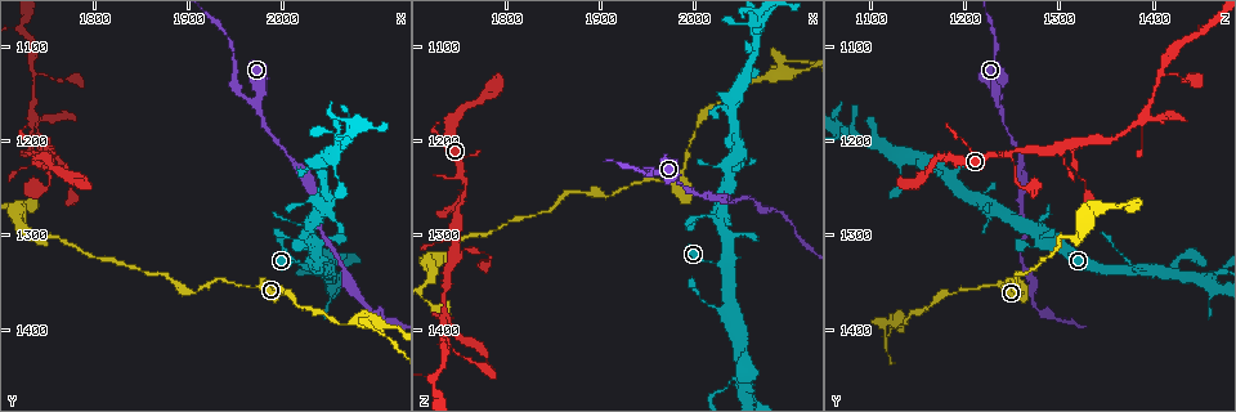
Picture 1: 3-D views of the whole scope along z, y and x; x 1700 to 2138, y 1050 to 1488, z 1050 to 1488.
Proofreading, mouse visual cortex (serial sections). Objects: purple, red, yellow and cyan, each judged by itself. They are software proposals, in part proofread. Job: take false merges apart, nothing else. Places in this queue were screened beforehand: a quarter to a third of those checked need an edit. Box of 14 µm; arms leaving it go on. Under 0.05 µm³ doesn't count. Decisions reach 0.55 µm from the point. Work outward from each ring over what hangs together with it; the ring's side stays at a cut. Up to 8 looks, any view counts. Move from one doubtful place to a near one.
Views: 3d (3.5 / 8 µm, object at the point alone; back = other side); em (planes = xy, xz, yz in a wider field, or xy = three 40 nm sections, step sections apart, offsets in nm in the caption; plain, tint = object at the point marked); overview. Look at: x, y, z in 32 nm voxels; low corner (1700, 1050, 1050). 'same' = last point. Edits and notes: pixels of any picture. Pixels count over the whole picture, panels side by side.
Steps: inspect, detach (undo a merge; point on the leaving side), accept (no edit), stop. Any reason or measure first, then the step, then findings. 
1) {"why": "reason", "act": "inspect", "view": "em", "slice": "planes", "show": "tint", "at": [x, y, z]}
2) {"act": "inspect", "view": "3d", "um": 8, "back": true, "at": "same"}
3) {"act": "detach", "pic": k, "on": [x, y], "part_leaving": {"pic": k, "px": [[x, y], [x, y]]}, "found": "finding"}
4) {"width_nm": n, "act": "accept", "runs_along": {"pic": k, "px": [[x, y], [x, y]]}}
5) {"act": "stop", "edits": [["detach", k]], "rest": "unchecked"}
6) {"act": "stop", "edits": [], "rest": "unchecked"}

{"why": "three arms meet", "act": "inspect", "view": "3d", "um": 3.5, "at": [2090, 1390, 1125]}

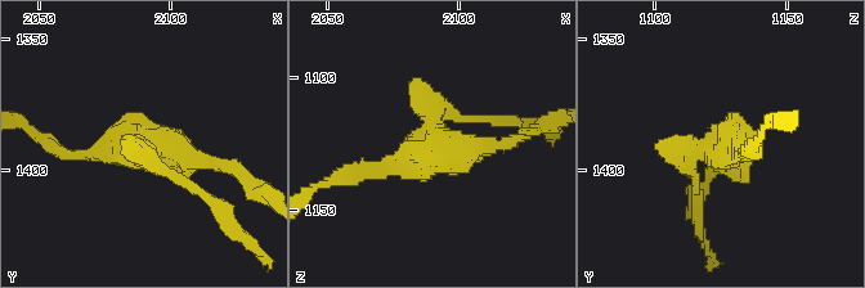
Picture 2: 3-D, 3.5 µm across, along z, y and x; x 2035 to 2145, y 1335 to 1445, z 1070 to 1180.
{"why": "need the tissue", "act": "inspect", "view": "em", "slice": "xy", "step": 5, "show": "tint", "at": [2089, 1393, 1128]}

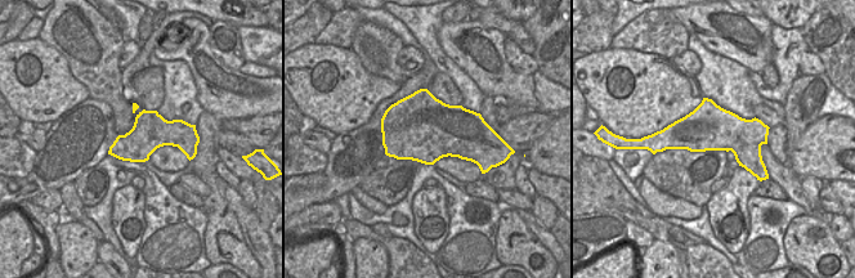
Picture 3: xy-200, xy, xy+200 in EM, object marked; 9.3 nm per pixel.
{"act": "detach", "pic": 2, "on": [479, 118], "part_leaving": {"pic": 2, "px": [[434, 118], [446, 109], [521, 122]]}, "found": "two cells meet here"}

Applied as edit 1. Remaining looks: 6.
{"why": "sharp bend", "act": "inspect", "view": "3d", "um": 3.5, "back": true, "at": [1965, 1155, 1230]}

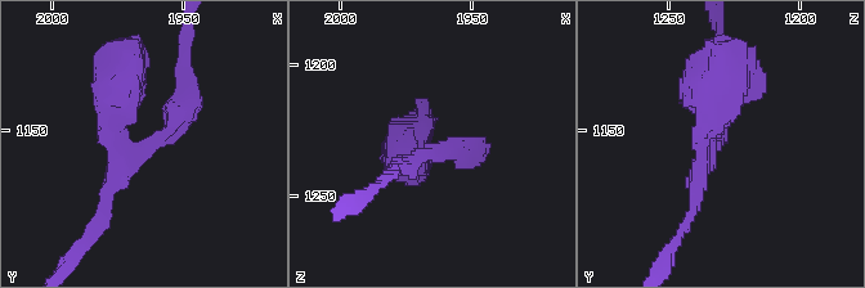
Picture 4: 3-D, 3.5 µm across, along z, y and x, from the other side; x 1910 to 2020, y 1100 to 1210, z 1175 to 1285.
{"arms": 3, "arm_widths_nm": [200, 300, 500], "why": "shape alone is not enough", "act": "inspect", "view": "em", "slice": "planes", "show": "tint", "at": [1969, 1156, 1233]}

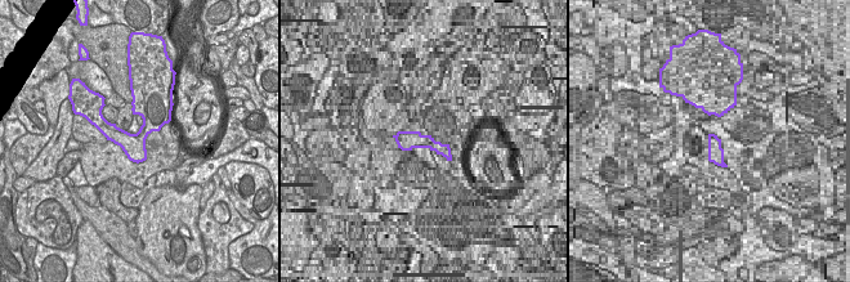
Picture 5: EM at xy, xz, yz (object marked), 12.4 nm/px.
{"act": "accept", "runs_along": {"pic": 4, "px": [[121, 71], [112, 130], [137, 149], [192, 94]]}, "found": "all the same cell"}

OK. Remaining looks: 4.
{"why": "three arms meet", "act": "inspect", "view": "3d", "um": 3.5, "at": [1755, 1215, 1245]}

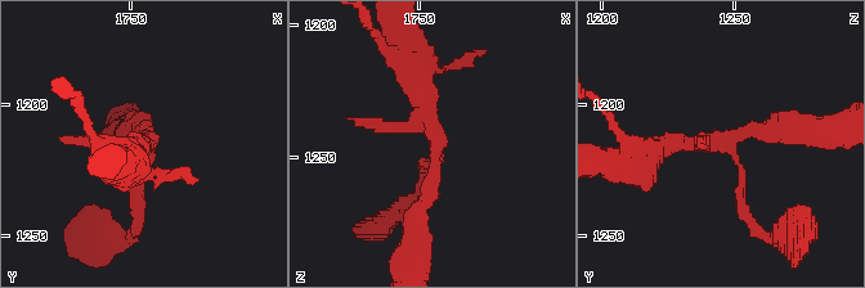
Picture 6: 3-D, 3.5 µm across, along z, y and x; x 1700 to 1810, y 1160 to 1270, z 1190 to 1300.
{"why": "shape alone is not enough", "act": "inspect", "view": "em", "slice": "xy", "step": 3, "show": "tint", "at": [1757, 1215, 1246]}

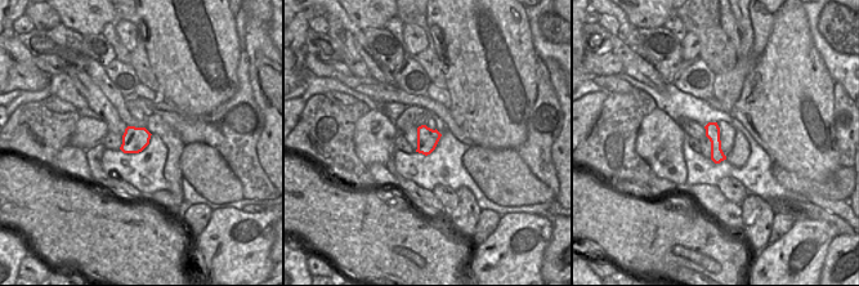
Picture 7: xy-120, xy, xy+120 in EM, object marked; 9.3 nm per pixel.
{"act": "accept", "runs_along": {"pic": 6, "px": [[642, 161], [669, 142], [798, 134]]}, "found": "continuous, no second cell"}

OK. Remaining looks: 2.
{"act": "stop", "edits": [["detach", 2]], "rest": "unchecked"}

